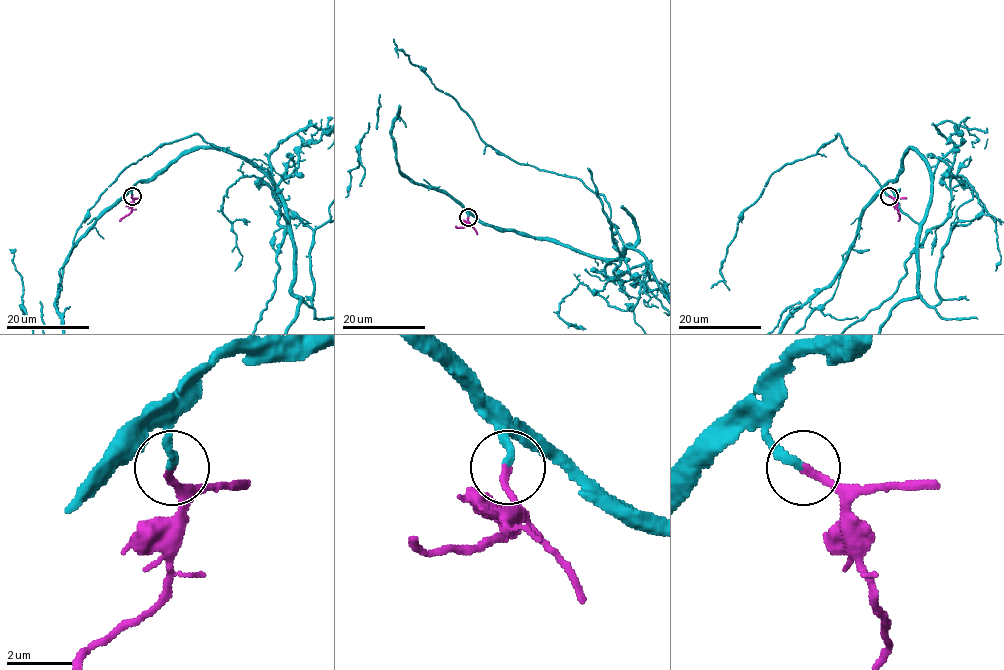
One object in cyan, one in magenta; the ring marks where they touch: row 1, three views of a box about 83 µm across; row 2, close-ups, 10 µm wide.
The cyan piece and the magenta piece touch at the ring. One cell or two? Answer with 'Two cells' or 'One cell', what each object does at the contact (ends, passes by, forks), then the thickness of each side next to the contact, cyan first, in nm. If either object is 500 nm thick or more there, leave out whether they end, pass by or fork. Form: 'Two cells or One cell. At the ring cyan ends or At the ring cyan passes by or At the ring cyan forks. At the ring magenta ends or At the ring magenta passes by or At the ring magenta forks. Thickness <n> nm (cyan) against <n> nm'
One cell. At the ring cyan ends. At the ring magenta ends. Thickness 280 nm (cyan) against 240 nm

